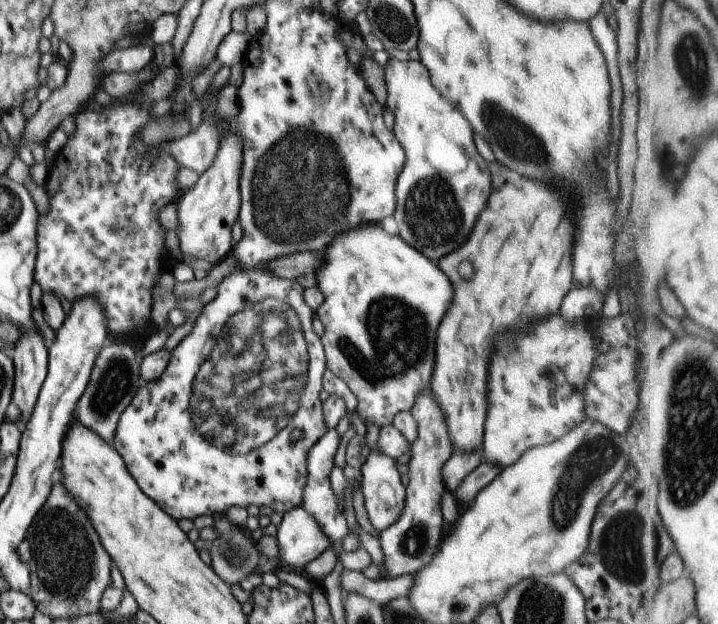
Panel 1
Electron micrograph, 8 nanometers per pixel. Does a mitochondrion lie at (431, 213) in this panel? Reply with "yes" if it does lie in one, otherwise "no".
yes

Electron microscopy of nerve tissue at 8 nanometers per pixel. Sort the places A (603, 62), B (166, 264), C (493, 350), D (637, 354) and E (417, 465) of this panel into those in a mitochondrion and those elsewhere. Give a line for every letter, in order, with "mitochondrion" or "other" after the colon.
A: other
B: other
C: other
D: other
E: other

